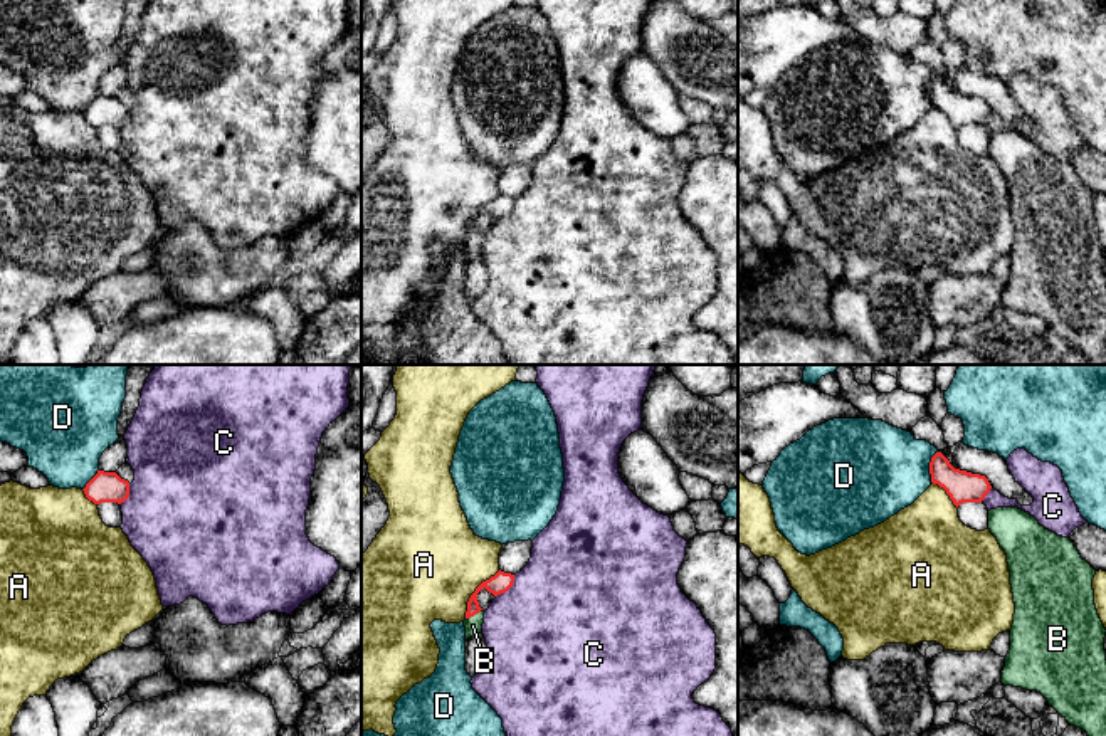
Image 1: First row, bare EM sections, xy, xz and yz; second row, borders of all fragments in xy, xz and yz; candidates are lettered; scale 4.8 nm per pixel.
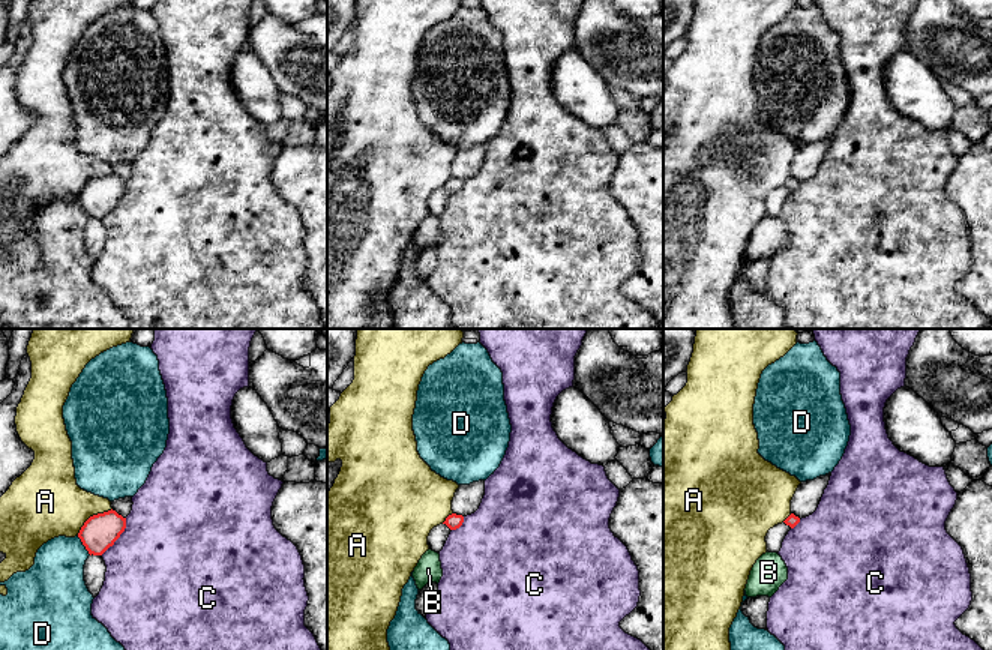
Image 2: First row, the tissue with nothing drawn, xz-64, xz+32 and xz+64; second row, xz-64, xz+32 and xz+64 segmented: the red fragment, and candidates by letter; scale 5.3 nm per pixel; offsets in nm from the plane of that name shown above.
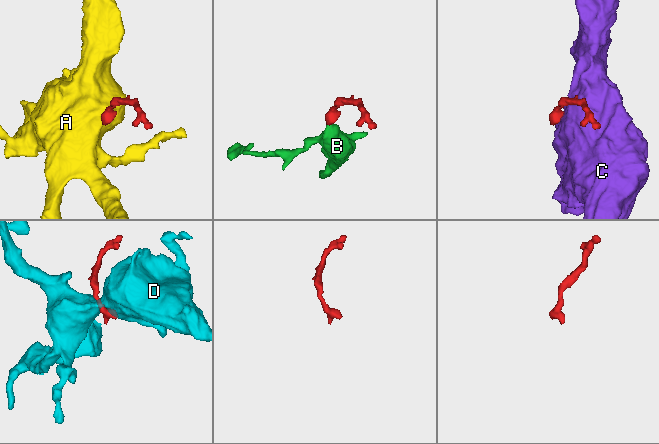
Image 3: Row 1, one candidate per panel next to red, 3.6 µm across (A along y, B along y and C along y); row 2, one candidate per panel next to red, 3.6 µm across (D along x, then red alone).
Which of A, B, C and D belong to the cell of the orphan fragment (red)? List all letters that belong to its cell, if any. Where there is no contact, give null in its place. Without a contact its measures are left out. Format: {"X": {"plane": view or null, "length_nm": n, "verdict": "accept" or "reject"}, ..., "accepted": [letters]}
{"A": {"plane": "xz", "length_nm": 280, "verdict": "reject"}, "B": {"plane": "xz", "length_nm": 90, "verdict": "accept"}, "C": {"plane": "xz", "length_nm": 140, "verdict": "reject"}, "D": {"plane": "yz", "length_nm": 160, "verdict": "reject"}, "accepted": ["B"]}

